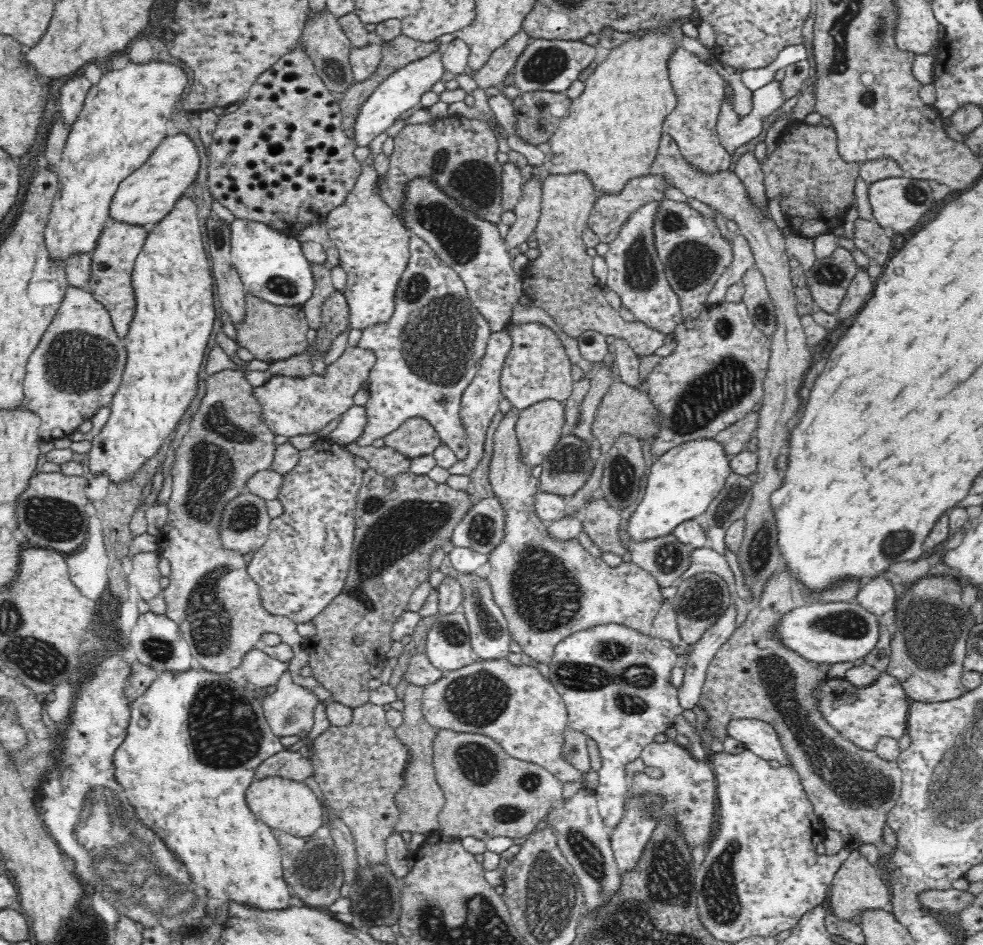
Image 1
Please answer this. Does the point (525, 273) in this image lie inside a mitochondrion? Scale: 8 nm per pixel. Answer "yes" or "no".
no

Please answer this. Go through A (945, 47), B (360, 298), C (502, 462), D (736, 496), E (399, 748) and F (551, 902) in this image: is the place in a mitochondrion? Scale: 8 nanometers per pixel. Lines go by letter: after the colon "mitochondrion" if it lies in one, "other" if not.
A: other
B: other
C: other
D: mitochondrion
E: other
F: mitochondrion

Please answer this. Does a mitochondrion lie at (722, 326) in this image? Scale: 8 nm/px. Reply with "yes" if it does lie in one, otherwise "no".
yes

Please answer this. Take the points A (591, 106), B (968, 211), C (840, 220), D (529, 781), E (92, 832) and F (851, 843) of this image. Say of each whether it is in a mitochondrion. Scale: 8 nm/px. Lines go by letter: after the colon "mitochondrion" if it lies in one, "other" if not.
A: other
B: other
C: other
D: mitochondrion
E: mitochondrion
F: other

